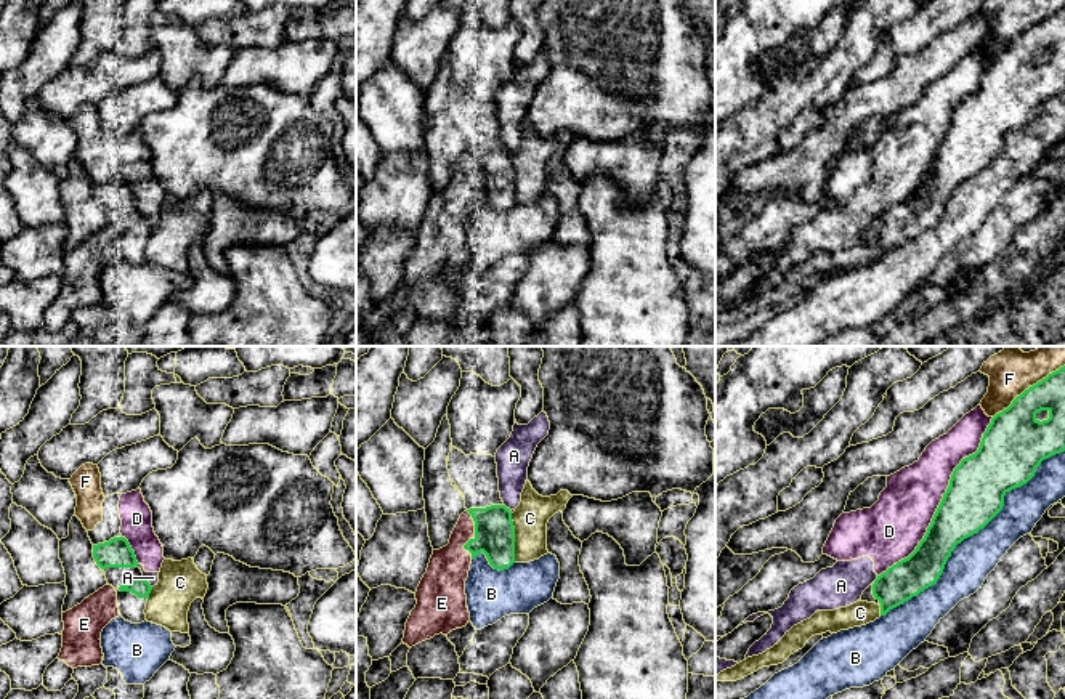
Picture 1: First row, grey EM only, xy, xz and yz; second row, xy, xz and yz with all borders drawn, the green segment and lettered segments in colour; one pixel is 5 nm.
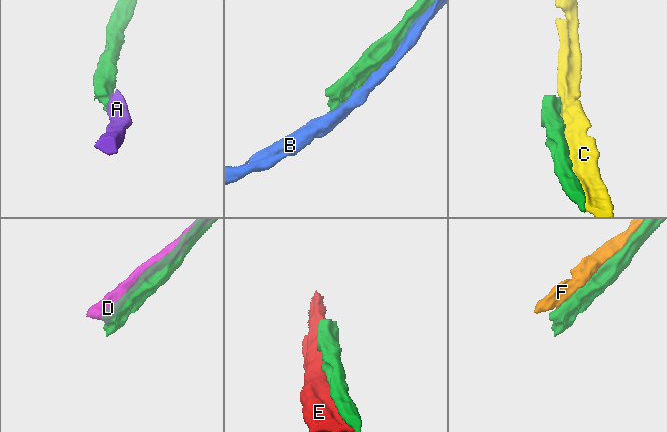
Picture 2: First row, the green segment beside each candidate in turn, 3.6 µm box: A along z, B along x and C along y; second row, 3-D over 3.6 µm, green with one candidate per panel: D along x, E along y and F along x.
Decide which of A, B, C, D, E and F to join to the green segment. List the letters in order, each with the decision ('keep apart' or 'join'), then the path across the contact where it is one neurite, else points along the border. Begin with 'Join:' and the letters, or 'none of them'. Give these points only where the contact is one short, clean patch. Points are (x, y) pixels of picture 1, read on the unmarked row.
Join: none of them
A: keep apart; border xy (141, 217), (151, 228)
B: keep apart
C: keep apart
D: keep apart
E: keep apart
F: keep apart

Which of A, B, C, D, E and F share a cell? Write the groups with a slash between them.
A D / B / C / E / F

